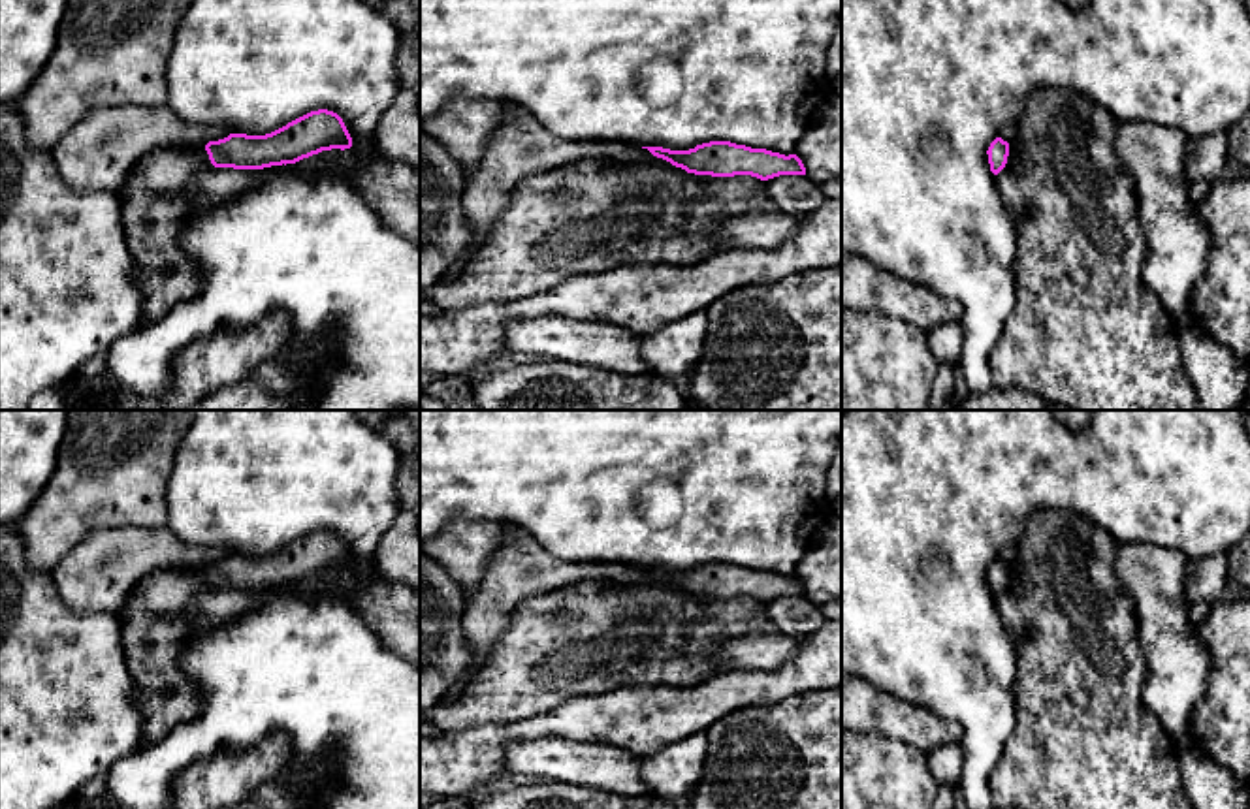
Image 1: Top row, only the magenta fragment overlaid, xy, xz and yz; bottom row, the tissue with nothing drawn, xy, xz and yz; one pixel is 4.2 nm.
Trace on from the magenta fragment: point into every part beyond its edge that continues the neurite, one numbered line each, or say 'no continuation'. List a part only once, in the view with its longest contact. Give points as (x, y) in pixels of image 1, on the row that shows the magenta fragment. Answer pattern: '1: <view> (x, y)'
1: xy (166, 168)

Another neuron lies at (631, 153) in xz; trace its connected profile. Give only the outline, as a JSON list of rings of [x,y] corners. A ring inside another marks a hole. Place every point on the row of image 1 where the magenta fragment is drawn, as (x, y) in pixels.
[[[503,103],[503,124],[488,139],[478,167],[467,177],[461,207],[473,231],[467,250],[448,267],[441,282],[454,280],[474,256],[497,216],[508,207],[520,181],[587,158],[653,164],[687,173],[653,156],[648,149],[617,141],[569,141],[533,119],[520,105]]]

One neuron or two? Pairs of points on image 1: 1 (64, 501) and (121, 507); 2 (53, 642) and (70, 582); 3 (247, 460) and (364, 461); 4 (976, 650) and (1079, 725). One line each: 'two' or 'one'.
1: one
2: two
3: one
4: two

